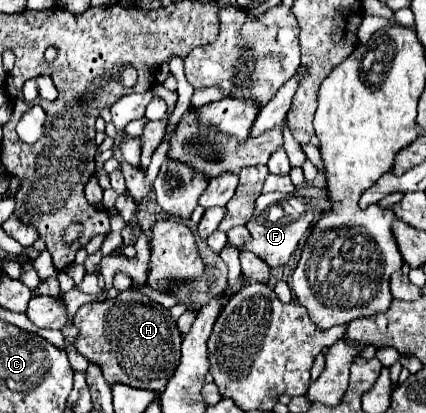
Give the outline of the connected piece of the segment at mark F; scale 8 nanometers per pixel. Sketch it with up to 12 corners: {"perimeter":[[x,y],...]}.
{"perimeter":[[326,188],[262,194],[246,228],[270,268],[332,208]]}

